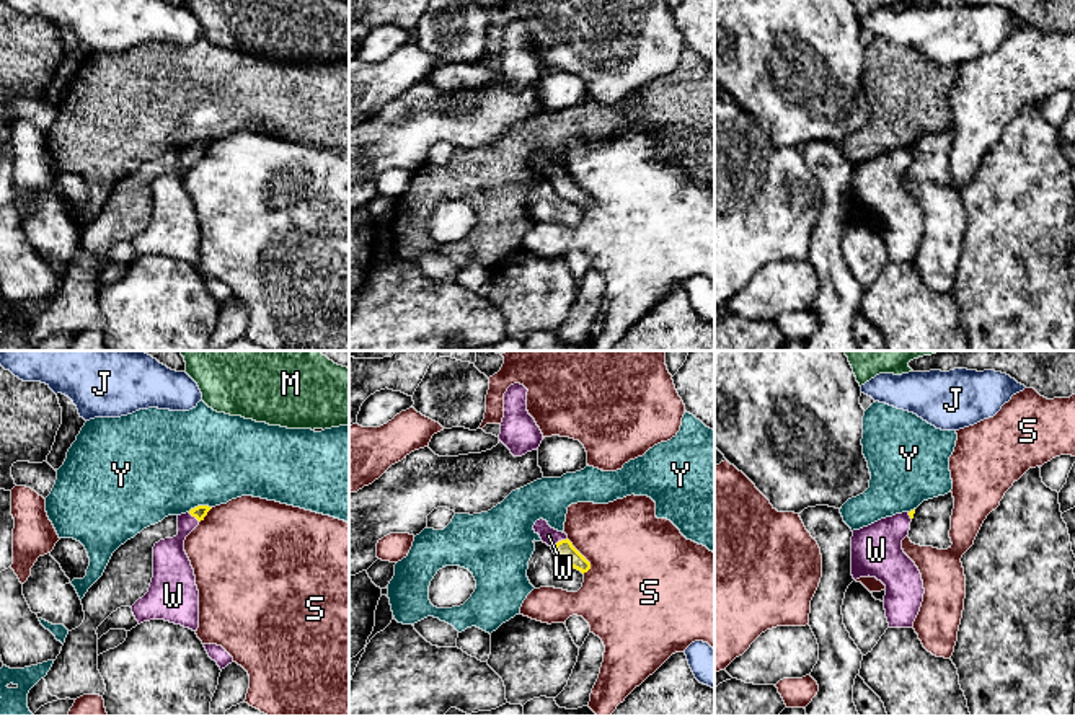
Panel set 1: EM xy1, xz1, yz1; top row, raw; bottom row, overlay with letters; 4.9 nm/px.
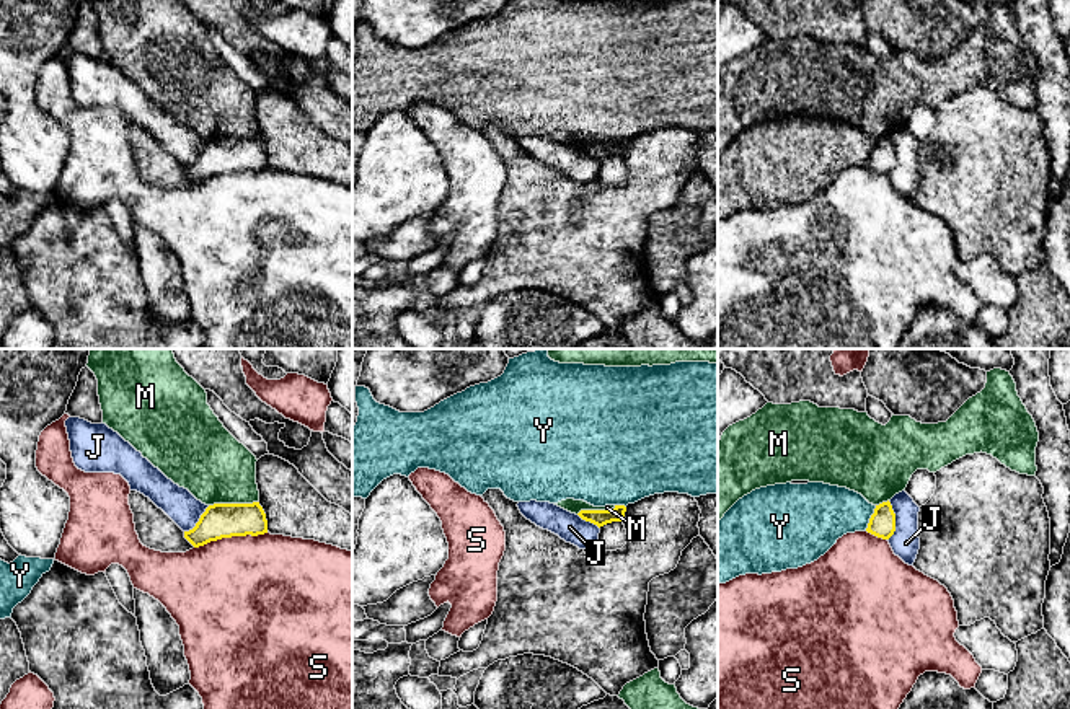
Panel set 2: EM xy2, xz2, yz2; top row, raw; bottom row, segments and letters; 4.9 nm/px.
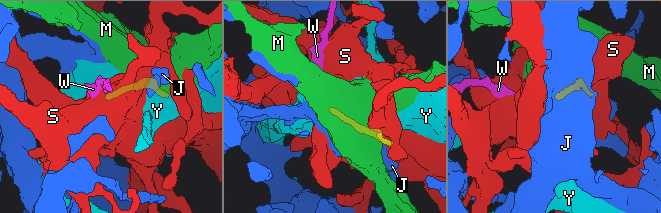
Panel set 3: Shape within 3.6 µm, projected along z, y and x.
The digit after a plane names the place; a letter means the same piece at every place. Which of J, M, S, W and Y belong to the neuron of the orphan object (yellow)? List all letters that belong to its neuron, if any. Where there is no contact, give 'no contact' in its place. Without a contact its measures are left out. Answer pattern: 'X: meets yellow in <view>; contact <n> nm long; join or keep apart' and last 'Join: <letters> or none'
J: meets yellow in yz2; contact 200 nm long; keep apart
M: meets yellow in xy2; contact 240 nm long; keep apart
S: meets yellow in xy2; contact 380 nm long; keep apart
W: meets yellow in xz1; contact 90 nm long; join
Y: meets yellow in yz2; contact 140 nm long; keep apart
Join: W

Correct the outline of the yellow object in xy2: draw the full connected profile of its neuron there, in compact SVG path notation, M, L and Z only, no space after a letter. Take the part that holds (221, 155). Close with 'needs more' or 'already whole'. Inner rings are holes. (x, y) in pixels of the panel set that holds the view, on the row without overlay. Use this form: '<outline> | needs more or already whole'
M259 137L214 139L206 143L192 165L184 166L184 173L199 183L222 173L264 168L268 168L268 155Z | already whole

